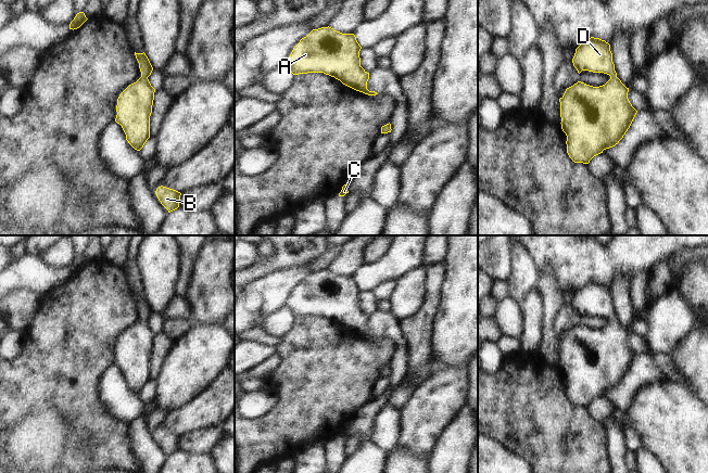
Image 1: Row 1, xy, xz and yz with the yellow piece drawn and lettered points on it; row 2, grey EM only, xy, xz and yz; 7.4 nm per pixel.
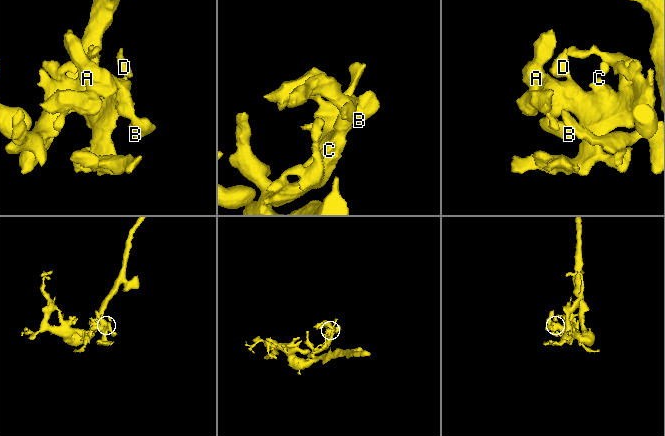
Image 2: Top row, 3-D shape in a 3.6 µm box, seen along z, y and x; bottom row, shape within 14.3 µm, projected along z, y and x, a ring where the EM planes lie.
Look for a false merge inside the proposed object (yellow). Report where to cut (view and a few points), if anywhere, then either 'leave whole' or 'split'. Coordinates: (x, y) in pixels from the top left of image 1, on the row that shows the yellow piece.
no cut; leave whole

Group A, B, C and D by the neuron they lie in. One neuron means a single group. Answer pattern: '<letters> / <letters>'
A B C D

